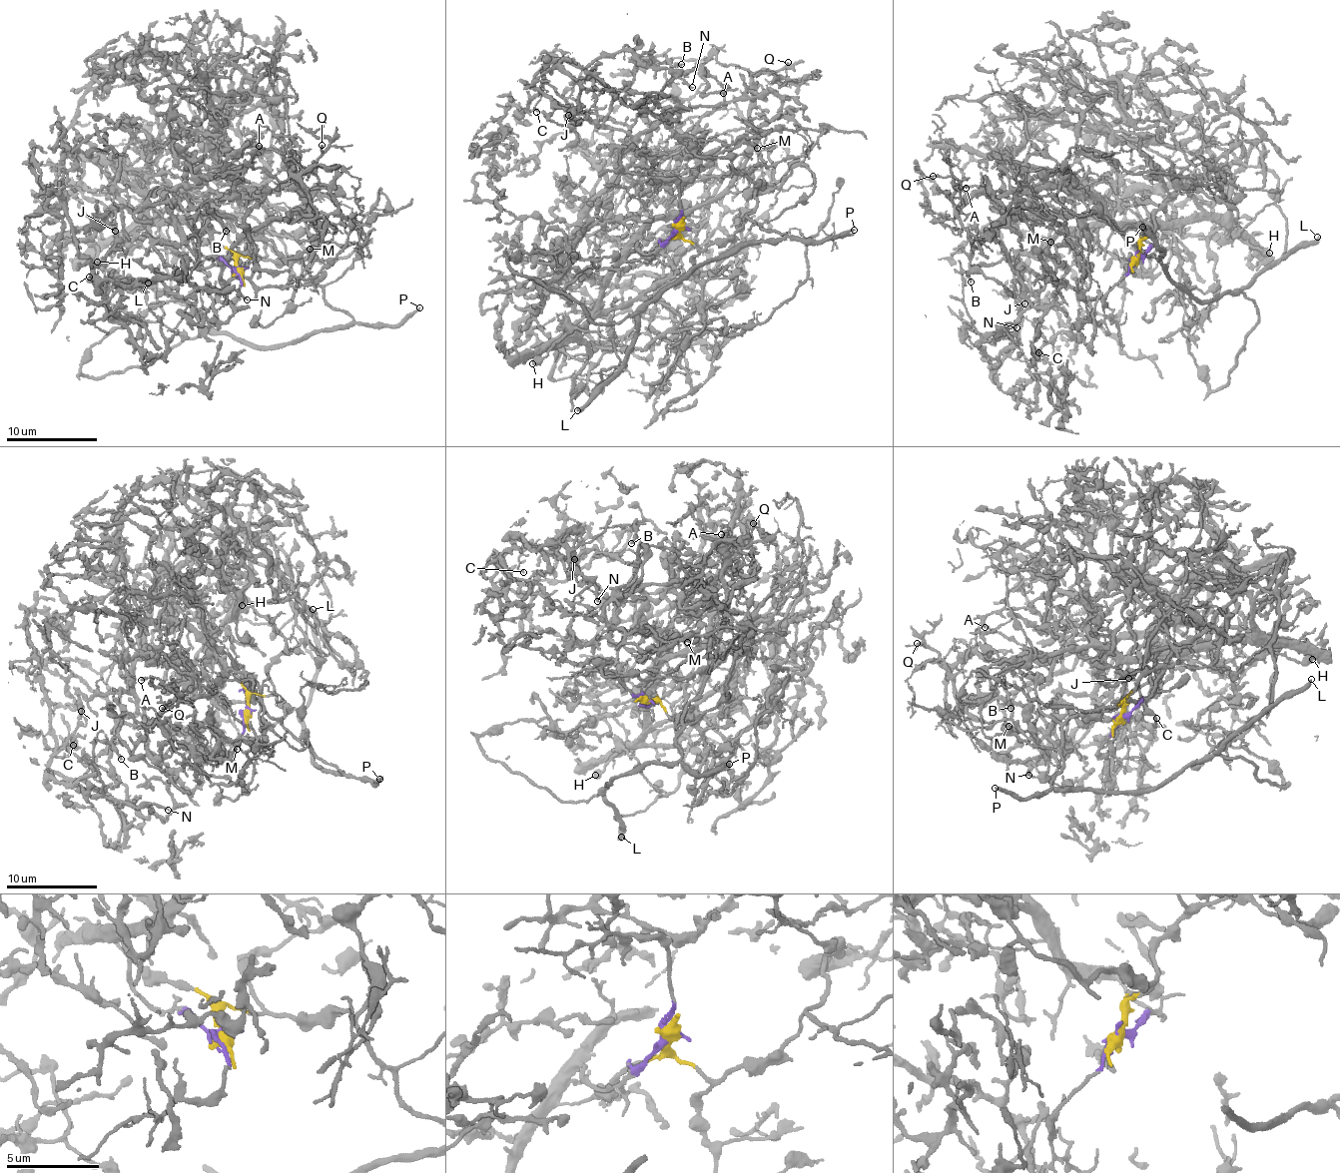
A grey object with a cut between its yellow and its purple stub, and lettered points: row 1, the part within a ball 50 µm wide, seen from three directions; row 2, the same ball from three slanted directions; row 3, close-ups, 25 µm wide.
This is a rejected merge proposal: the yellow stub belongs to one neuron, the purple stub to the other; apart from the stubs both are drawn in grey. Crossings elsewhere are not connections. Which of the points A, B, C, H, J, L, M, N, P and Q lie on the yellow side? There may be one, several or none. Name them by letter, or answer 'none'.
H, L, P

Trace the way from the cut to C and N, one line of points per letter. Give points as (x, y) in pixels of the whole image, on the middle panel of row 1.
C: (680, 228), (637, 248), (688, 184), (619, 163), (630, 139), (603, 122), (630, 51), (553, 61), (537, 112)
N: (680, 228), (652, 253), (637, 248), (688, 184), (627, 172), (627, 133), (603, 122), (637, 60), (692, 88)

